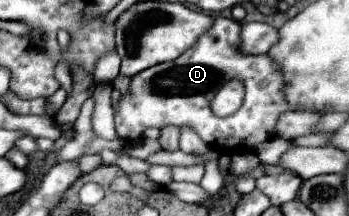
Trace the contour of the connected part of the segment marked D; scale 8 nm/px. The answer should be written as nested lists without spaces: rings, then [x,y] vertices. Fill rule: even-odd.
[[[215,18],[215,24],[205,32],[199,42],[183,56],[171,62],[151,66],[131,78],[131,94],[123,96],[115,108],[117,134],[125,142],[139,140],[145,128],[163,126],[191,126],[203,142],[221,150],[247,150],[253,152],[261,142],[275,136],[277,118],[283,112],[291,112],[293,106],[283,96],[283,72],[267,56],[247,56],[239,52],[241,24],[229,18]],[[227,80],[241,80],[245,86],[243,106],[227,118],[219,118],[211,112],[211,100],[219,86]]]

